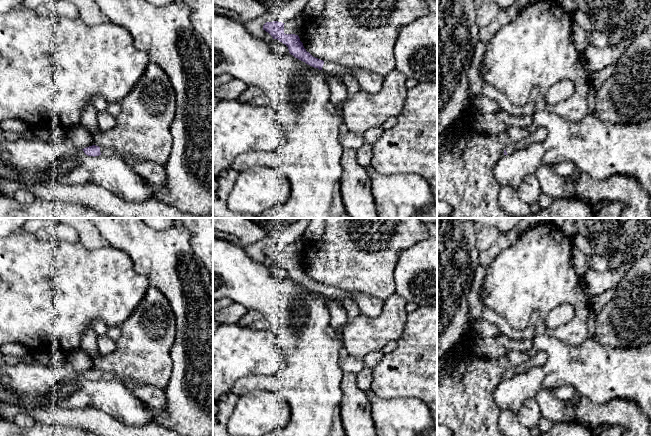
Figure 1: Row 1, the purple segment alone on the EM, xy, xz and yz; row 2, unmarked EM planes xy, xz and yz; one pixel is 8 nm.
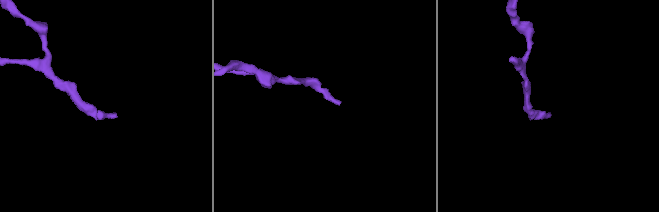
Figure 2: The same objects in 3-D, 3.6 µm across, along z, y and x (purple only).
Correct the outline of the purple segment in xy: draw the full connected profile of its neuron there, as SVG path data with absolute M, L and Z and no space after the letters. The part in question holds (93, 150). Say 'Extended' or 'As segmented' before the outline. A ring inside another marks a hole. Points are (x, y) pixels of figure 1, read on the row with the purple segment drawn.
Extended. M92 145L82 149L84 153L88 156L99 156L99 155L115 155L112 149L102 148L96 145Z

